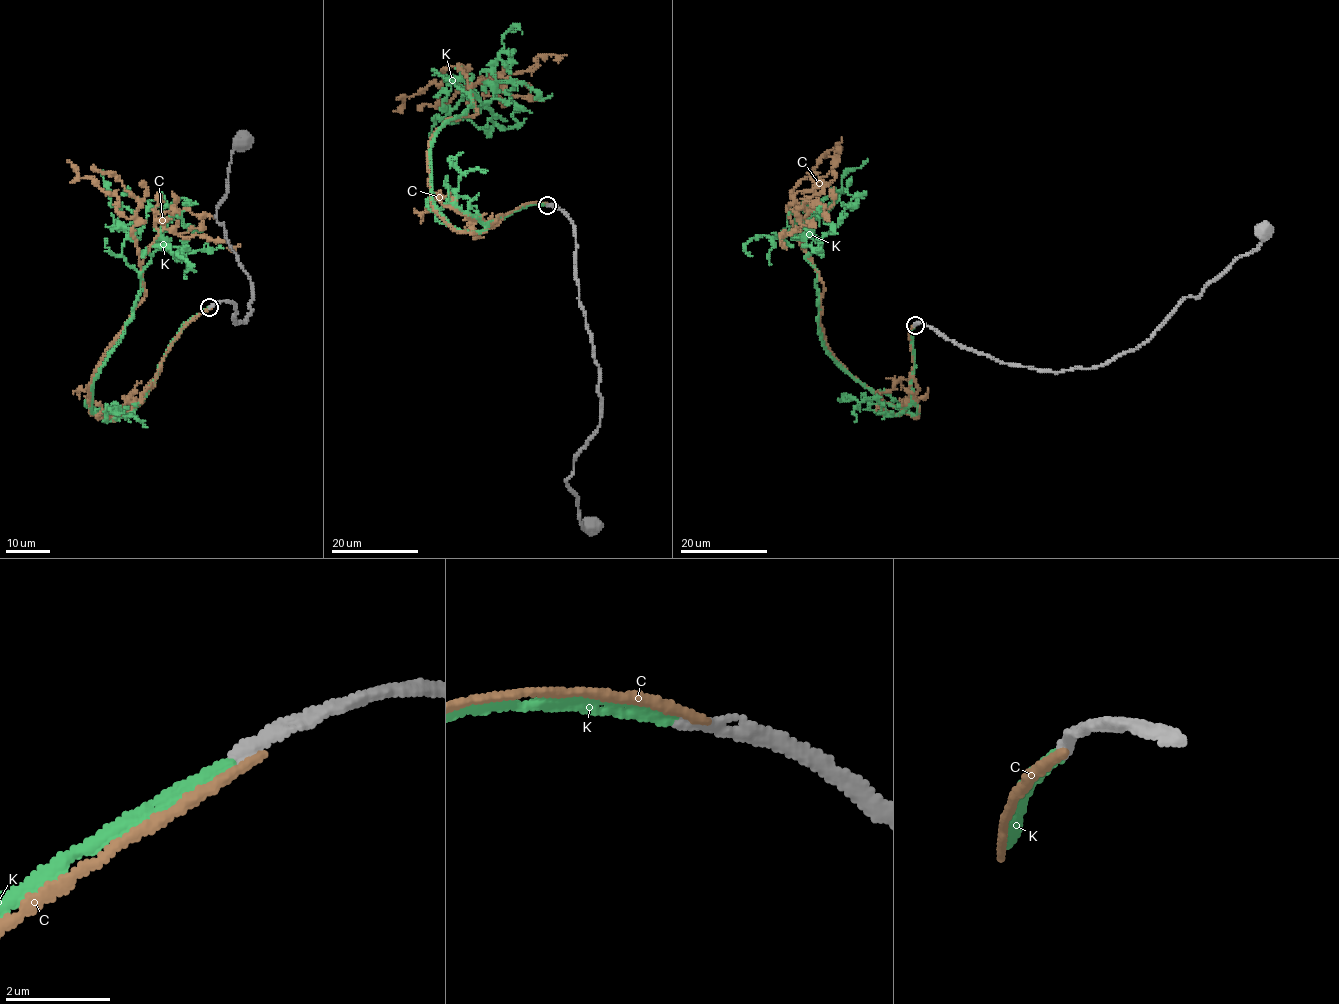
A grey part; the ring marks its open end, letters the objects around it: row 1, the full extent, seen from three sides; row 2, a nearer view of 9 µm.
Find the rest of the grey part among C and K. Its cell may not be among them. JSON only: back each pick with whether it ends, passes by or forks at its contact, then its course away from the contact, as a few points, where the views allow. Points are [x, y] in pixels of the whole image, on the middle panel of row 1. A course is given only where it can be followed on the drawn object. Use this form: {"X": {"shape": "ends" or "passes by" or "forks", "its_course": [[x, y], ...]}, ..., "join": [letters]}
{"K": {"shape": "ends", "its_course": [[547, 205], [475, 231], [438, 209], [430, 145], [472, 105], [454, 76], [461, 99], [429, 137]]}, "join": ["K"]}

